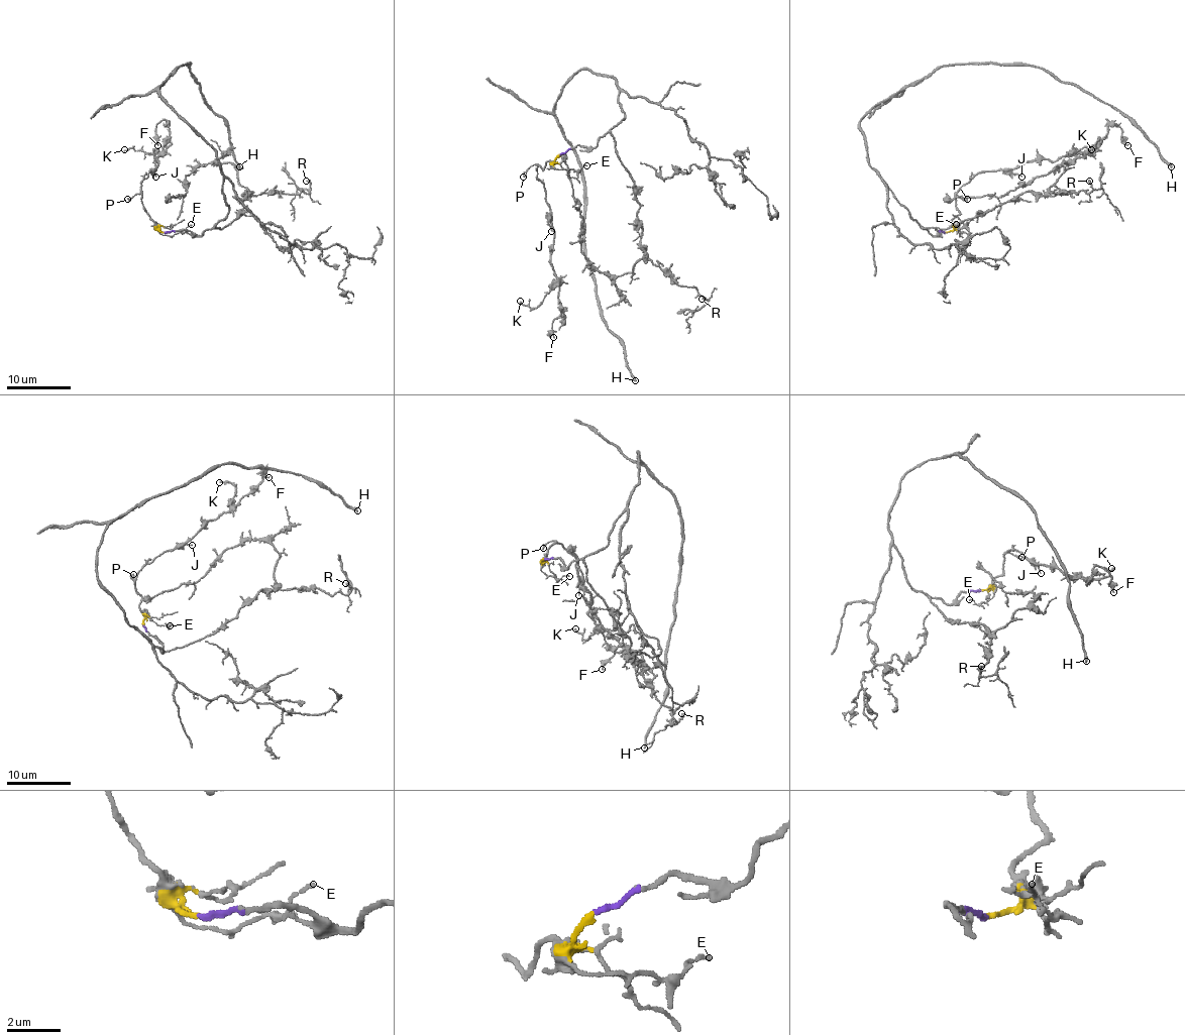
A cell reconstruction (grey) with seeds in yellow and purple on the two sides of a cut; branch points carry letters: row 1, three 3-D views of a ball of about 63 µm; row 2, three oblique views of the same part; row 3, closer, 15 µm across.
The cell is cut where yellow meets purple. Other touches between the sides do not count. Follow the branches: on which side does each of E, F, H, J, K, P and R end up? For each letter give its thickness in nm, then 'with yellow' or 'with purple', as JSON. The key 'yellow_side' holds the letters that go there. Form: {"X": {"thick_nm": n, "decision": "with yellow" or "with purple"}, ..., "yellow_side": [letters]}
{"E": {"thick_nm": 120, "decision": "with yellow"}, "F": {"thick_nm": 260, "decision": "with yellow"}, "H": {"thick_nm": 260, "decision": "with purple"}, "J": {"thick_nm": 100, "decision": "with yellow"}, "K": {"thick_nm": 170, "decision": "with yellow"}, "P": {"thick_nm": 170, "decision": "with yellow"}, "R": {"thick_nm": 240, "decision": "with purple"}, "yellow_side": ["E", "F", "J", "K", "P"]}

